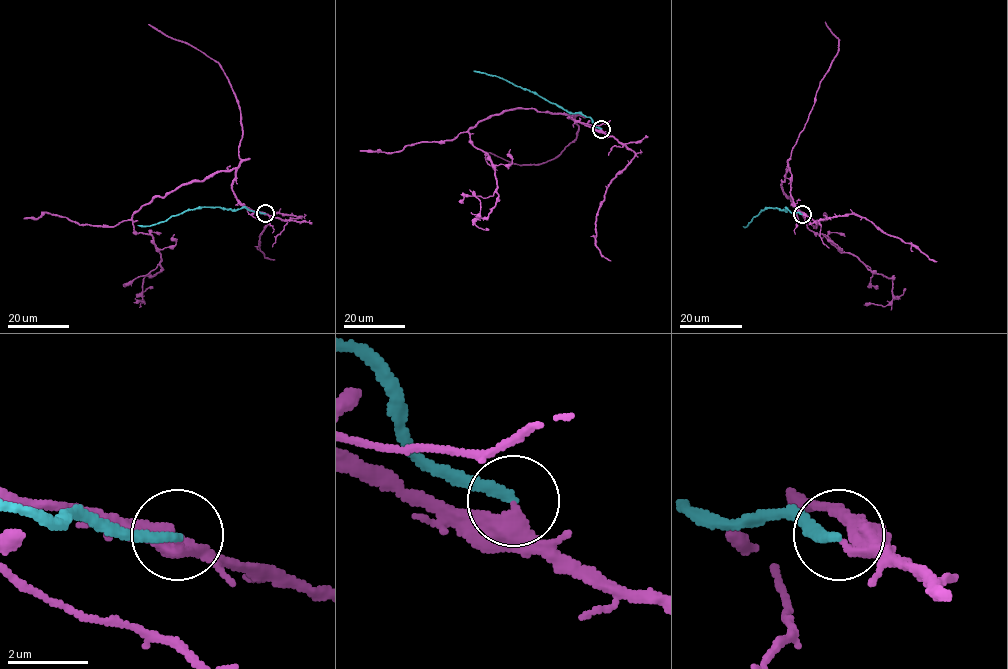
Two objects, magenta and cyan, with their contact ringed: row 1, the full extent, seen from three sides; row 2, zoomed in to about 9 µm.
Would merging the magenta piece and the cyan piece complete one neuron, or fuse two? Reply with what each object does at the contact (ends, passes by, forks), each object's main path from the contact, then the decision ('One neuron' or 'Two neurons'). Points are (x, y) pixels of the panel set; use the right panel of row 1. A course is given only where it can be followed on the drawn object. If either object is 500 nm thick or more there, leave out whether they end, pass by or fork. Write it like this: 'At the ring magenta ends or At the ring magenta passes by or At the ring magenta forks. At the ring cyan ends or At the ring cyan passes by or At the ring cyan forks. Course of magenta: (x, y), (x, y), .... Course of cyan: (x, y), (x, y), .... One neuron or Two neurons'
At the ring magenta ends. At the ring cyan ends. Course of magenta: (802, 214), (790, 194), (788, 168), (782, 191), (807, 227), (892, 278), (887, 305), (864, 304). Course of cyan: (802, 214), (787, 208), (767, 208), (743, 226). Two neurons

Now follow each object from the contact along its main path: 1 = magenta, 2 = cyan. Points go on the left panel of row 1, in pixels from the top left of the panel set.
1: (265, 213), (236, 198), (234, 168), (154, 196), (133, 226), (151, 235), (162, 269), (134, 302)
2: (265, 213), (245, 208), (200, 207), (187, 209), (158, 223), (137, 225)

